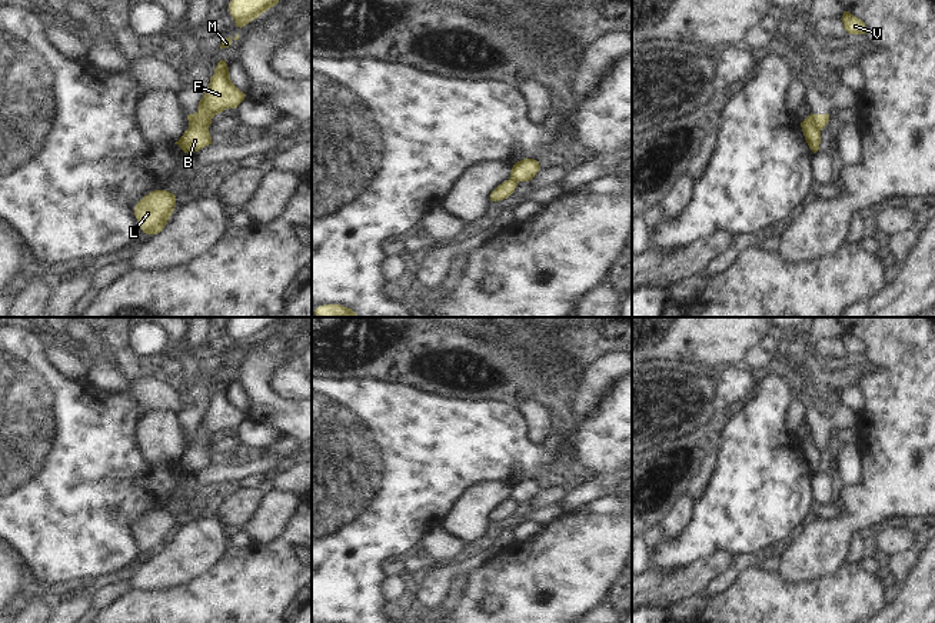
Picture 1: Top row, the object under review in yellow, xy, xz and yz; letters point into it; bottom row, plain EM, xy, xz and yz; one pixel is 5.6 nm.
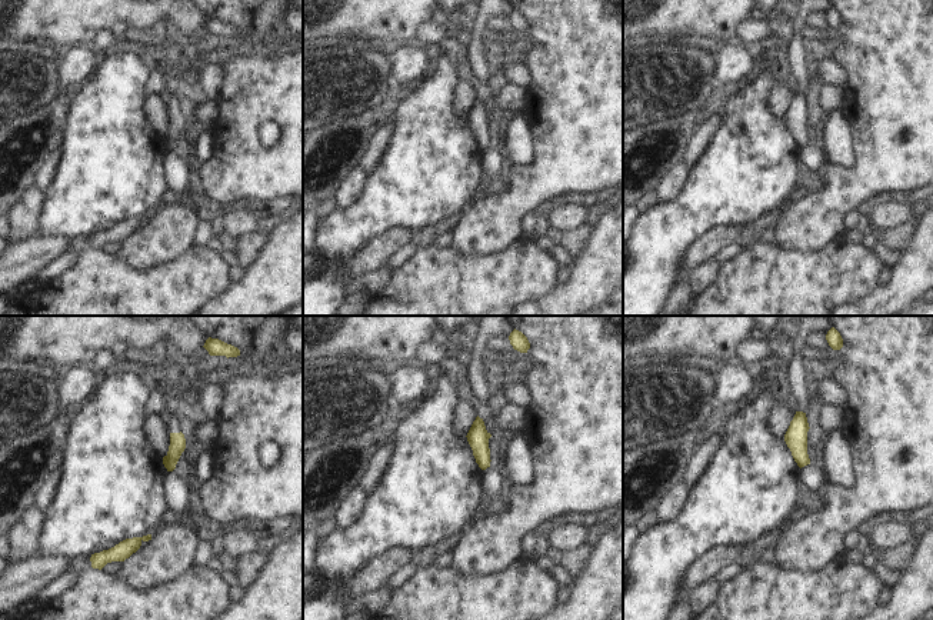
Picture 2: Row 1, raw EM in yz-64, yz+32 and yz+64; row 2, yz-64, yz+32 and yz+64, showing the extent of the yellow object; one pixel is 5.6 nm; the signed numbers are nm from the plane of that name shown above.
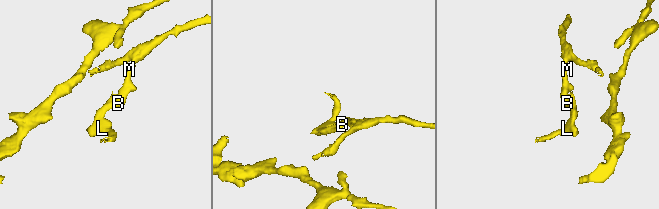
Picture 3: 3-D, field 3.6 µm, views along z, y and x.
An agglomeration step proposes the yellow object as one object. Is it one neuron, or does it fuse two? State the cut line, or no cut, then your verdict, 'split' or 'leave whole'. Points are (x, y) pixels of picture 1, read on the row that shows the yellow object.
cut in yz along (811, 115), (819, 130); split

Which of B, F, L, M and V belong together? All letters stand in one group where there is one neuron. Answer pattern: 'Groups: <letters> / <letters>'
Groups: B F M V / L.

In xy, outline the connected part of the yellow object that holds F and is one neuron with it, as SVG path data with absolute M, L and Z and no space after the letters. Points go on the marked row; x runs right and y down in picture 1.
M220 60L210 77L207 90L199 101L192 126L179 139L180 149L192 154L212 144L209 133L212 119L226 109L236 109L244 97L246 94L232 83L226 60Z

